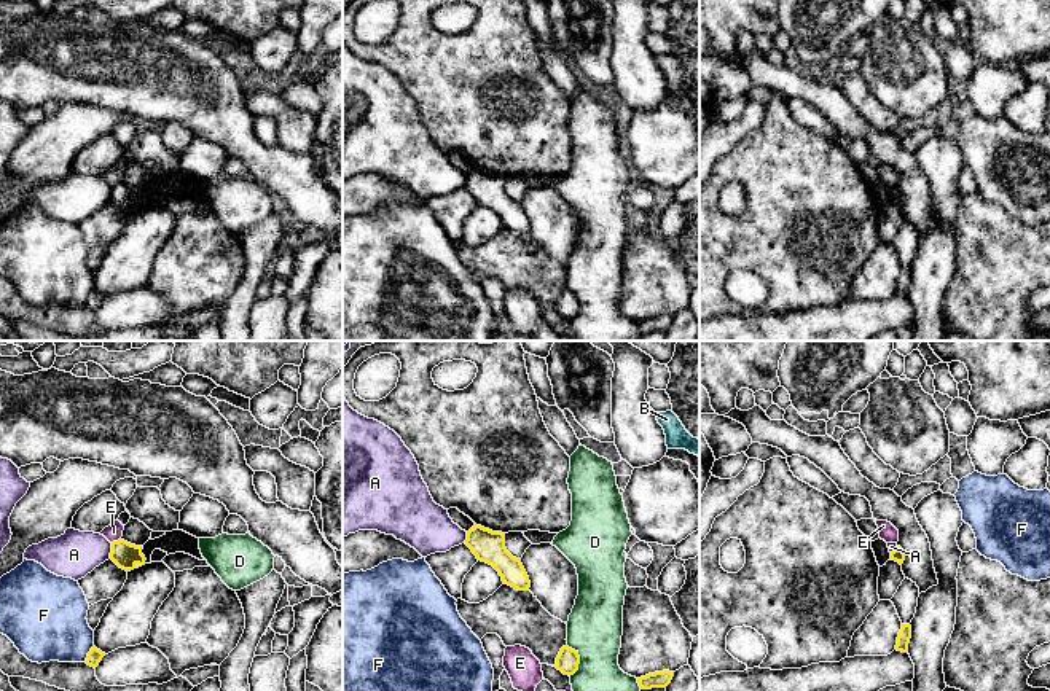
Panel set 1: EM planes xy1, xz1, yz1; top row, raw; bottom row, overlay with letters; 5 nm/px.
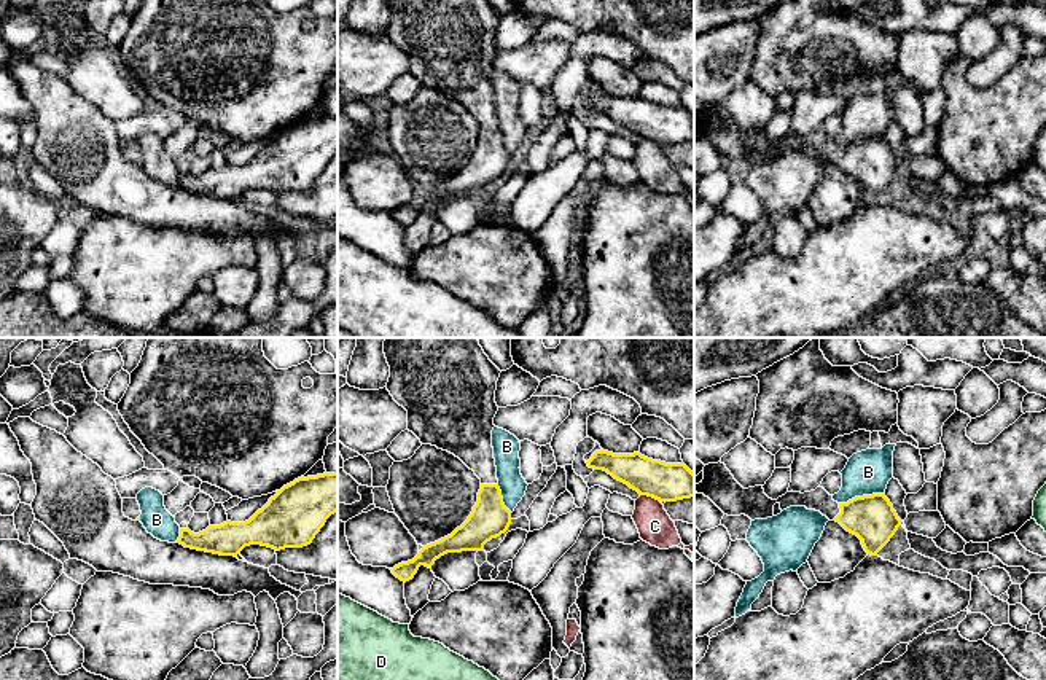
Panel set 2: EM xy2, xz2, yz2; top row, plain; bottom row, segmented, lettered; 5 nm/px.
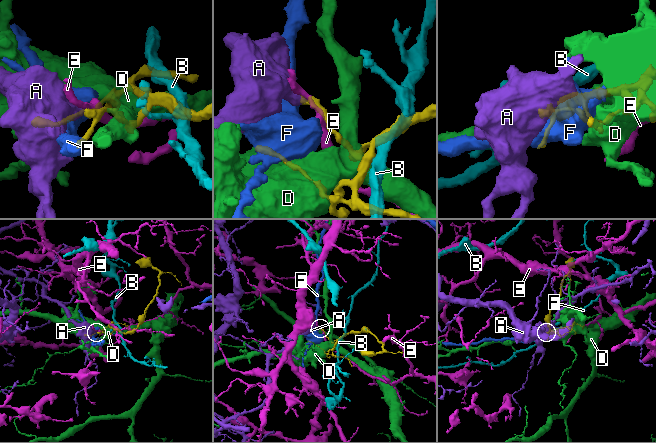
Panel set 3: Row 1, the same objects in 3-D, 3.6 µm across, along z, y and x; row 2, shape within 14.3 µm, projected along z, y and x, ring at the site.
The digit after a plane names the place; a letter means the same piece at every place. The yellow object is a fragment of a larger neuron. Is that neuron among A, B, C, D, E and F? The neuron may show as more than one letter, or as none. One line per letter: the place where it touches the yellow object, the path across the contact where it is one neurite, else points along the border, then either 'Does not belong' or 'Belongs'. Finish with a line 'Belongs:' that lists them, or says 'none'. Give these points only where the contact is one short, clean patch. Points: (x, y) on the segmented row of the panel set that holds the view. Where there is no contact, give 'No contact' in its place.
A: Touches yellow at xy1 (112, 551). Boundary: xy1 (112, 543), (109, 558). Does not belong
B: Touches yellow at yz2 (860, 497). Does not belong
C: Touches yellow at xz2 (650, 496). Boundary: xz2 (640, 494), (651, 496), (659, 502). Does not belong
D: Touches yellow at xz1 (579, 659). Does not belong
E: Touches yellow at xy1 (115, 542). Does not belong
F: Touches yellow at xy1 (88, 653). Does not belong
Belongs: none

